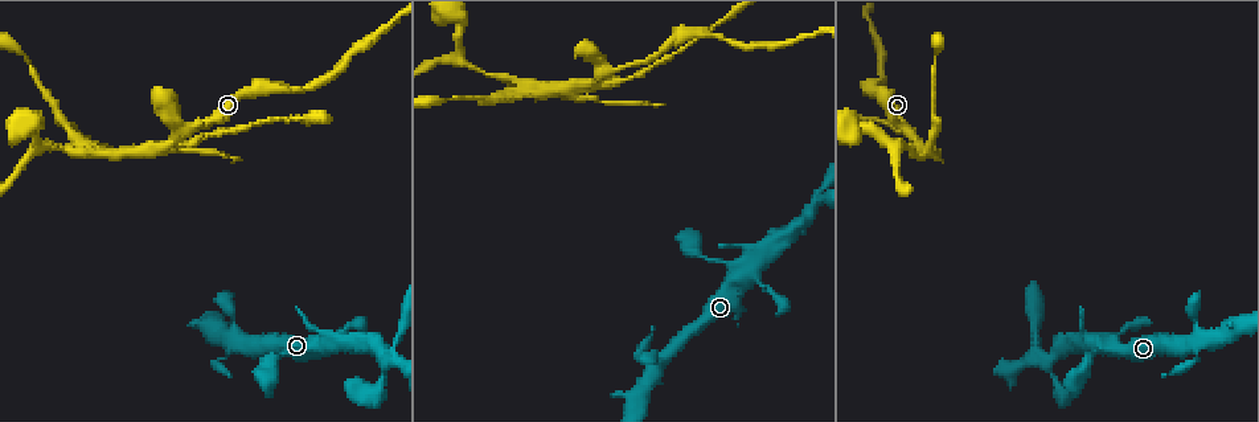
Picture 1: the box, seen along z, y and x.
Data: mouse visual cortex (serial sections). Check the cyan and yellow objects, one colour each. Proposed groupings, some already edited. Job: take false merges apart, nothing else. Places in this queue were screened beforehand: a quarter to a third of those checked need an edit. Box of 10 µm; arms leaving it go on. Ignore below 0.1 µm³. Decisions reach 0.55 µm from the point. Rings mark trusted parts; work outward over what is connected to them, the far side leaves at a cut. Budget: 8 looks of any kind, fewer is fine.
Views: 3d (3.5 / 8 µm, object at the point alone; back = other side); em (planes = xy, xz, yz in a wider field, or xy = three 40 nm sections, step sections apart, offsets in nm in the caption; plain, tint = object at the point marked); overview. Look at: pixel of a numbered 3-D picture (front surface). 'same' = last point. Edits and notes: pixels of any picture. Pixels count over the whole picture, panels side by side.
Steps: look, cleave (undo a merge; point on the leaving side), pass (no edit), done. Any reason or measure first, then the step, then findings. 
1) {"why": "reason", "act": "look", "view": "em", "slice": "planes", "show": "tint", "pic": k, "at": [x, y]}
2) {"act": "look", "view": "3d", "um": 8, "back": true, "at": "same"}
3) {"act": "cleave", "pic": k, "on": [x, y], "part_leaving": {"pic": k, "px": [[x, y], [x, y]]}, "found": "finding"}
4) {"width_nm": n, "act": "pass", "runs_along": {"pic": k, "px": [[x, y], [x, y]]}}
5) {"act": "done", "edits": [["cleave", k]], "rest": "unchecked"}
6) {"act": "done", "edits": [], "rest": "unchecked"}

{"why": "three-way junction", "act": "look", "view": "3d", "um": 3.5, "back": true, "pic": 1, "at": [615, 72]}

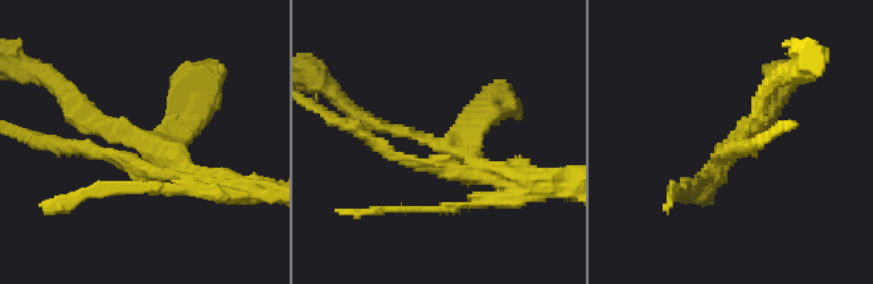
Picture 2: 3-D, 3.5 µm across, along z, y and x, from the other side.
{"arms": 3, "act": "cleave", "pic": 2, "on": [454, 208], "found": "two cells meet here"}

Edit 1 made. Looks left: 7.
{"act": "look", "view": "overview"}

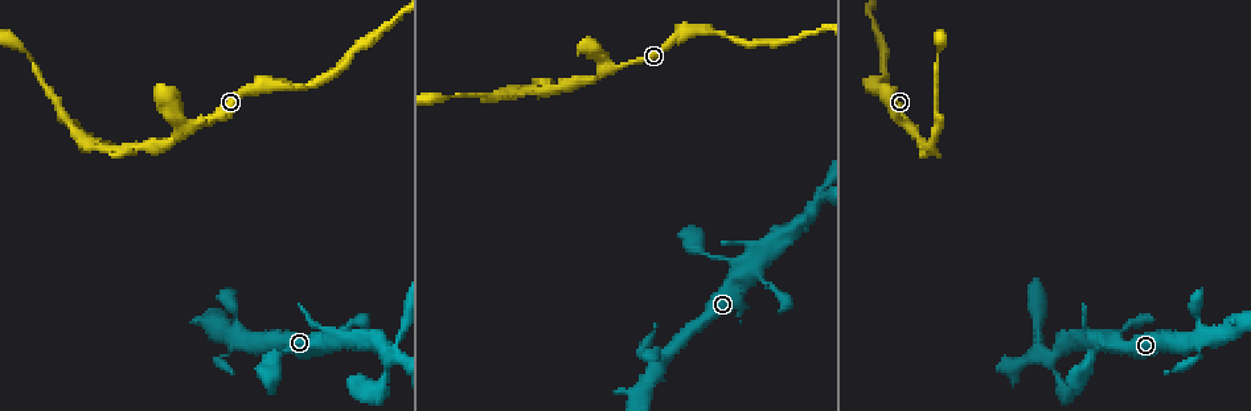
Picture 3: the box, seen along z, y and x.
{"why": "looks like a crossing", "act": "look", "view": "3d", "um": 3.5, "pic": 3, "at": [1050, 353]}

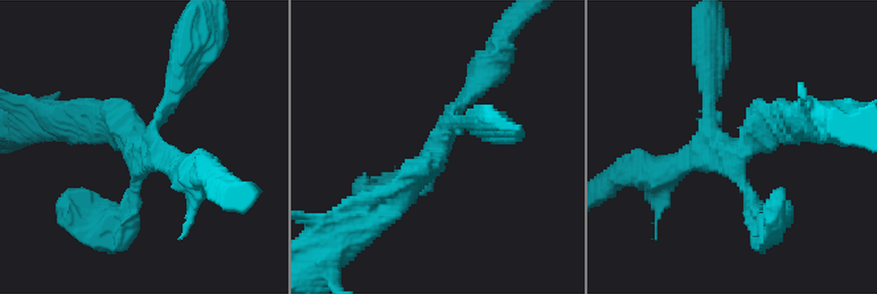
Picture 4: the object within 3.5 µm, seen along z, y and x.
{"arms": 4, "arm_widths_nm": [150, 200, 200, 300], "why": "now the EM", "act": "look", "view": "em", "slice": "planes", "show": "tint", "pic": 4, "at": [434, 150]}

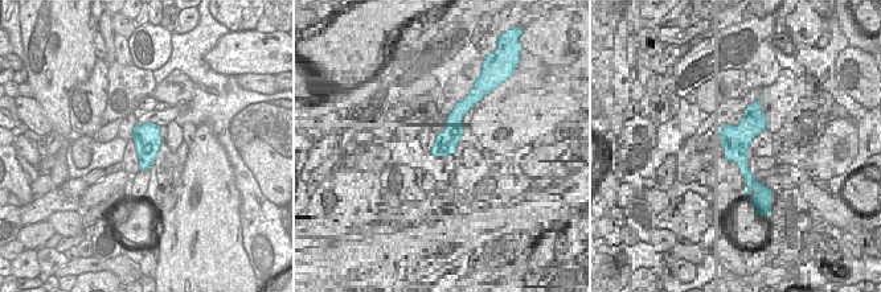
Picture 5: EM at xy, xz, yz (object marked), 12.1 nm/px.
{"width_nm": 320, "act": "pass", "runs_along": {"pic": 4, "px": [[380, 211], [449, 123], [474, 123]]}, "found": "all the same cell"}

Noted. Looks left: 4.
{"why": "narrows sharply", "act": "look", "view": "3d", "um": 8, "pic": 3, "at": [1100, 351]}

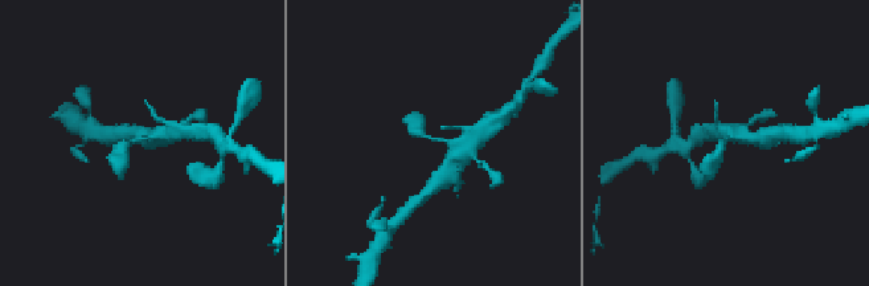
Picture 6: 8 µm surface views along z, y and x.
{"act": "look", "view": "3d", "um": 3.5, "at": "same"}

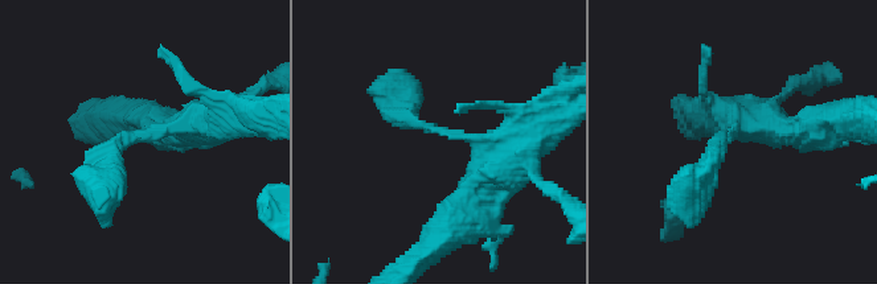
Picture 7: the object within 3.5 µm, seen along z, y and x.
{"arm_widths_nm": [300, 450], "why": "now the EM", "act": "look", "view": "em", "slice": "xy", "step": 1, "show": "tint", "pic": 7, "at": [730, 135]}

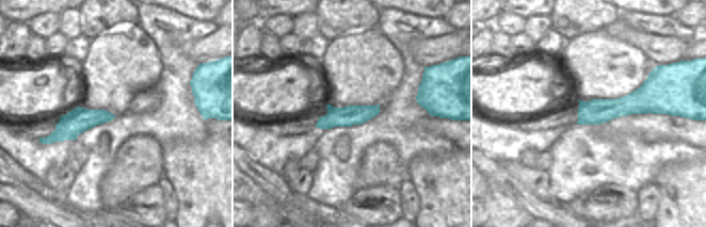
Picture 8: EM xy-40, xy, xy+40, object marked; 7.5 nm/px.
{"act": "pass", "runs_along": {"pic": 8, "px": [[661, 109], [624, 106], [580, 122]]}, "found": "continuous, no second cell"}

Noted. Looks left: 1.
{"act": "done", "edits": [["cleave", 2]], "rest": "unchecked"}

